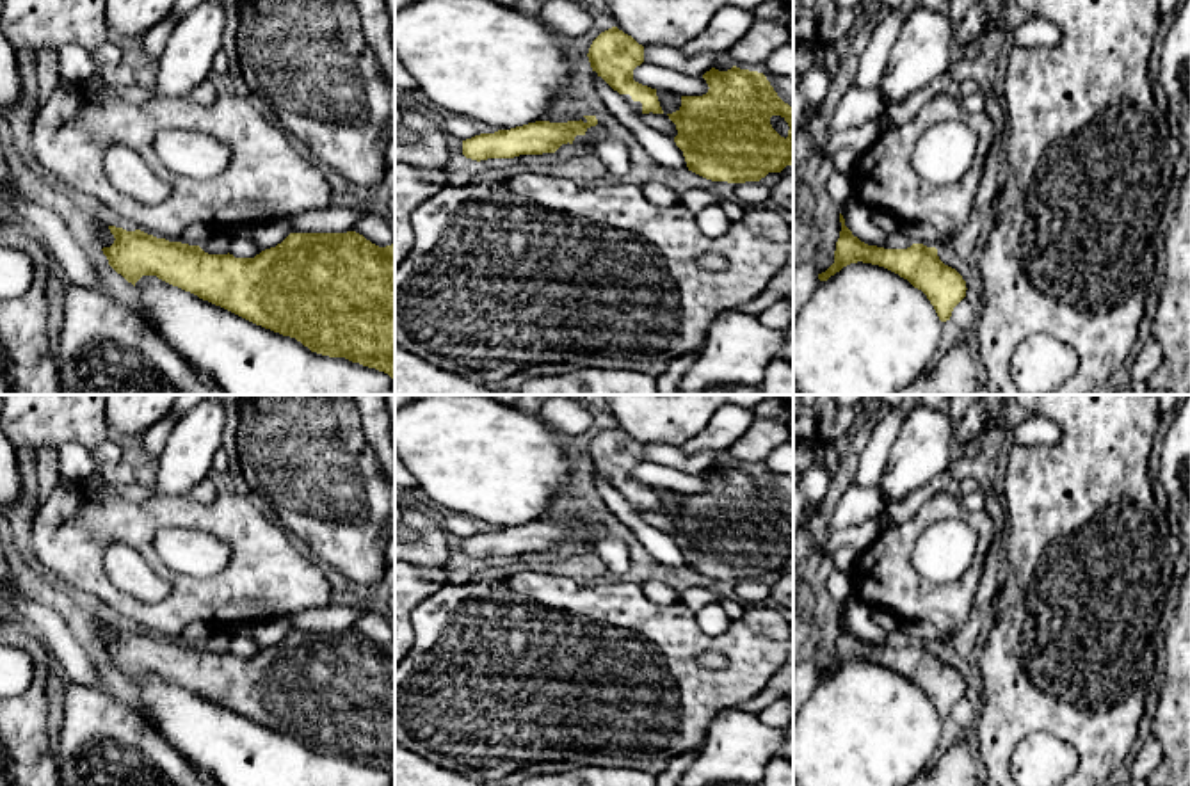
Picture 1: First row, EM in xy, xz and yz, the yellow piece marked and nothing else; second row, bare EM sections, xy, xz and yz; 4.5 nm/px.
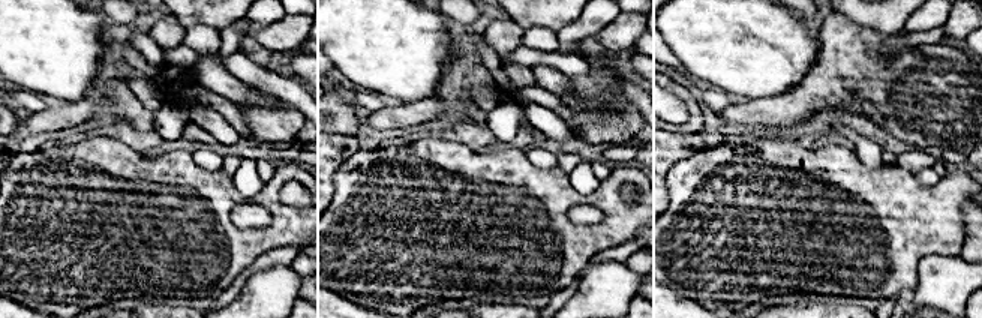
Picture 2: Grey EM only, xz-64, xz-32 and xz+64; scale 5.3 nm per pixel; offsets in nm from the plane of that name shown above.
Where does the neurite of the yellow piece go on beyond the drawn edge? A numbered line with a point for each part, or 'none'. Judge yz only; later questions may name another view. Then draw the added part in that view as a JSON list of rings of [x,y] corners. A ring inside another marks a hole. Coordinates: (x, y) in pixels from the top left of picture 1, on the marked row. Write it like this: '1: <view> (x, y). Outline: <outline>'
none

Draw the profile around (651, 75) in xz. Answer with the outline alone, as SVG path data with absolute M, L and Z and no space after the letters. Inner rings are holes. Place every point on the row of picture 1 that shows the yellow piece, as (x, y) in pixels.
M651 62L637 66L633 80L656 91L671 91L678 96L703 96L710 89L703 76L690 76Z

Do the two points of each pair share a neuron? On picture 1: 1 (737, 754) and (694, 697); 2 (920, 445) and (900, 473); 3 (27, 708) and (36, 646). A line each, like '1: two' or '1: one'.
1: two
2: one
3: one

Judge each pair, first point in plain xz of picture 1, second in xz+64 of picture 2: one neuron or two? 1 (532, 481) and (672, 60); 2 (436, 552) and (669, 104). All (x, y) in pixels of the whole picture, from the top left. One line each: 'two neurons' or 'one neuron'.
1: two neurons
2: two neurons

